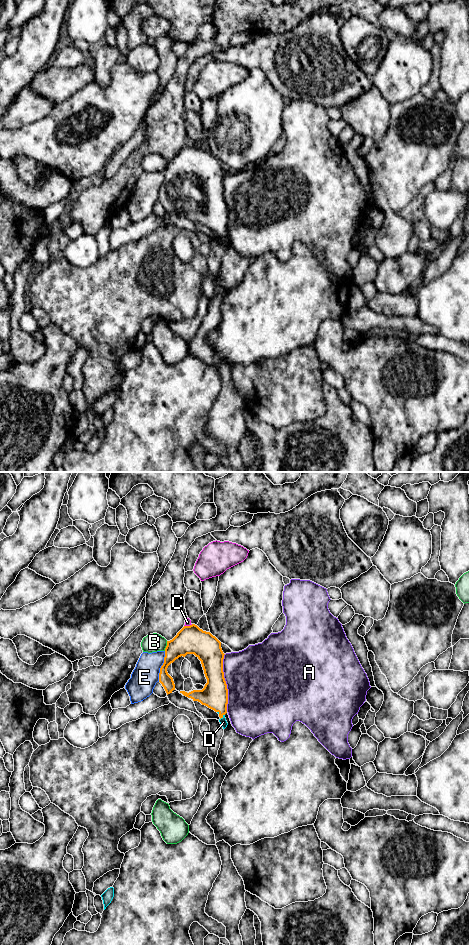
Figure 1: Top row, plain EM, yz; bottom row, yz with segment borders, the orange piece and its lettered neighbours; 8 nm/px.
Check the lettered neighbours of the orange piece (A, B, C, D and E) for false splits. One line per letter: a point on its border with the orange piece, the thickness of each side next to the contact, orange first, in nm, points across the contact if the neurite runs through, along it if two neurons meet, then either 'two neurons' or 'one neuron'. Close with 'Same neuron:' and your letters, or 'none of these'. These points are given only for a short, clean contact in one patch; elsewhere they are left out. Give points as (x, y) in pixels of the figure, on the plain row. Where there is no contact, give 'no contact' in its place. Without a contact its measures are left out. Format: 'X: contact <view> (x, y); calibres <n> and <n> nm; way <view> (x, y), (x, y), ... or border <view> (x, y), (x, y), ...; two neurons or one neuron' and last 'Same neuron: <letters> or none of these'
A: contact yz (225, 203); calibres 220 and 480 nm; two neurons
B: contact yz (166, 166); calibres 220 and 150 nm; two neurons
C: contact yz (188, 146); calibres 220 and 50 nm; two neurons
D: contact yz (222, 237); calibres 220 and 60 nm; way yz (214, 215), (222, 230), (222, 237), (223, 242); one neuron
E: contact yz (161, 186); calibres 180 and 220 nm; two neurons
Same neuron: D

